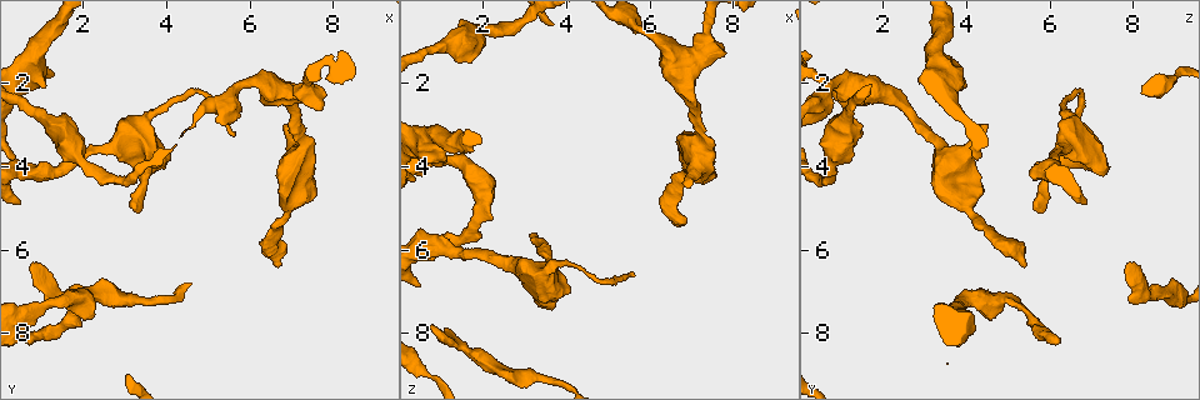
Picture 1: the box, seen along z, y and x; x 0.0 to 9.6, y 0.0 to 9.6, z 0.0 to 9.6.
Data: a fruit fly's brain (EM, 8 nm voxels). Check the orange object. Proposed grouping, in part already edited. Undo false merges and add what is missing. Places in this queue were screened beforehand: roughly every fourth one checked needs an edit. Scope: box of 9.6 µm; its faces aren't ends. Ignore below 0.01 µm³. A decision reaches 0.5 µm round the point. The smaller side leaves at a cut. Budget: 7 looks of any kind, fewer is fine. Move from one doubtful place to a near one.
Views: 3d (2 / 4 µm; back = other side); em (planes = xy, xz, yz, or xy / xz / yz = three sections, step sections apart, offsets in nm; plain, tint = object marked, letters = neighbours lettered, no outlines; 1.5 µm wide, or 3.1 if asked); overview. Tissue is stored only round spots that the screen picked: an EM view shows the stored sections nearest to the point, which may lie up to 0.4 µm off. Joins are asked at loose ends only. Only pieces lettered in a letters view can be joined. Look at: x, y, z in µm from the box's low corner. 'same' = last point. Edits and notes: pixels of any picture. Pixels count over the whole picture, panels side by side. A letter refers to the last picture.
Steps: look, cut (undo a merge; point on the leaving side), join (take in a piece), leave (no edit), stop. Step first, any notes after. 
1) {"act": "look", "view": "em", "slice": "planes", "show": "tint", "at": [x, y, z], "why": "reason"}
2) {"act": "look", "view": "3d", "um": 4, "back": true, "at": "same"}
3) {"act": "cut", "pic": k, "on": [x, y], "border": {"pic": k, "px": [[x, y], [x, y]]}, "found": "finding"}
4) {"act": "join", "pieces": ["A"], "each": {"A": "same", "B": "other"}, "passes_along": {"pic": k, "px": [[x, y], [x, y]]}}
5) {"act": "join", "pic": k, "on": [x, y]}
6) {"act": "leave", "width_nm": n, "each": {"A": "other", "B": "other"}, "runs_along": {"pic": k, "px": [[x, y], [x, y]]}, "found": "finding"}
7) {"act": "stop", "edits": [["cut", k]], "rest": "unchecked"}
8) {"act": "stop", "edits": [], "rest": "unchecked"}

{"act": "look", "view": "3d", "um": 2, "at": [6.75, 6.35, 5.45], "why": "end of a long branch"}

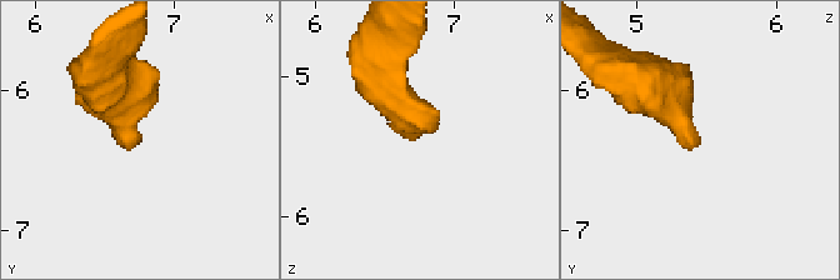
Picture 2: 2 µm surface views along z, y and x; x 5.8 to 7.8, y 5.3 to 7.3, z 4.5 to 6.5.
{"act": "look", "view": "em", "slice": "xz", "step": 8, "show": "tint", "at": [6.74, 6.36, 5.46]}

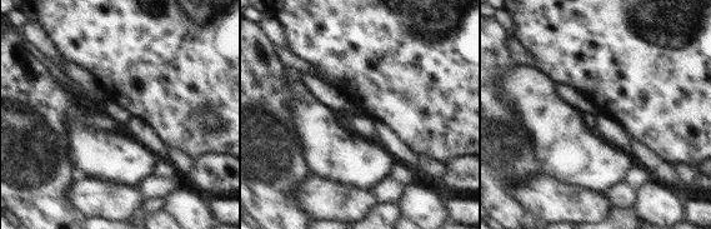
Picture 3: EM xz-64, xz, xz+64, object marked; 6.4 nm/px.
{"act": "look", "view": "em", "slice": "planes", "show": "letters", "at": "same", "why": "another direction"}

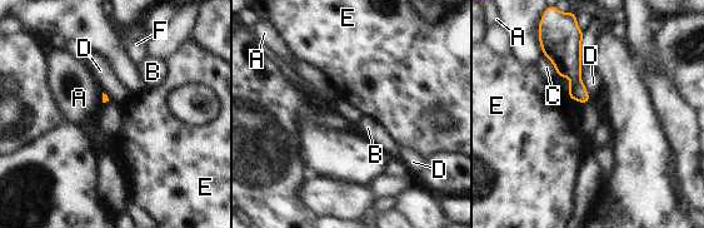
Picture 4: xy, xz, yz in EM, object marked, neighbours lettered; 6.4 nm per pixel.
{"act": "leave", "longest_contact_nm": ["C", 190], "each": {"A": "other", "B": "other", "C": "other", "D": "other", "E": "other", "F": "other"}, "border": {"pic": 4, "px": [[582, 82], [590, 99]]}, "found": "none of them fits"}

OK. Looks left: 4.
{"act": "look", "view": "3d", "um": 4, "at": [5.65, 3.20, 6.60], "why": "an open end"}

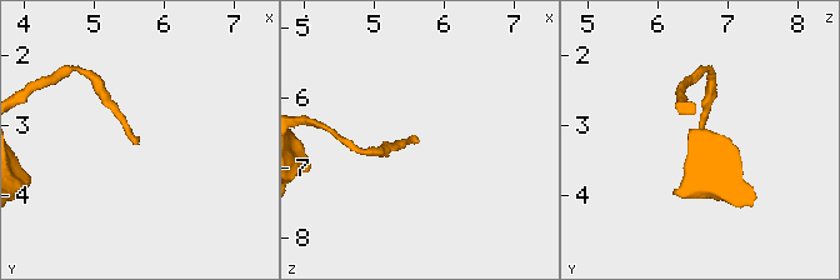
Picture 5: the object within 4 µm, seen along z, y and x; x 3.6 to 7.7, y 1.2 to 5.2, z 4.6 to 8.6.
{"act": "look", "view": "em", "slice": "planes", "show": "letters", "at": [5.65, 3.25, 6.60]}

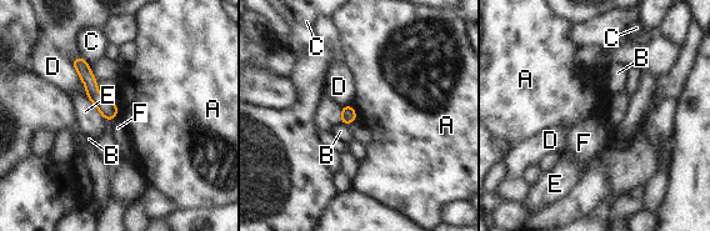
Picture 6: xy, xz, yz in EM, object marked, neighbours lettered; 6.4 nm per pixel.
{"act": "leave", "each": {"A": "other", "B": "other", "C": "other", "D": "other", "E": "other", "F": "other"}, "runs_along": {"pic": 6, "px": [[76, 63], [111, 116]]}, "found": "none of them fits"}

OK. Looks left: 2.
{"act": "look", "view": "3d", "um": 2, "at": [7.00, 3.00, 4.45], "why": "an open end"}

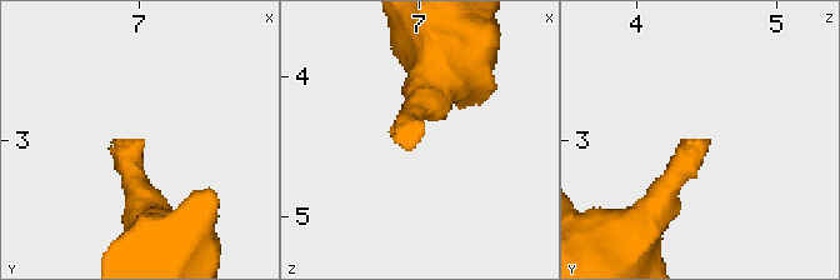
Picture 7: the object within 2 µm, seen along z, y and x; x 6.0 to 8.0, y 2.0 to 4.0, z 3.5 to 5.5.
{"act": "look", "view": "em", "slice": "planes", "show": "letters", "at": [6.98, 2.98, 4.50]}

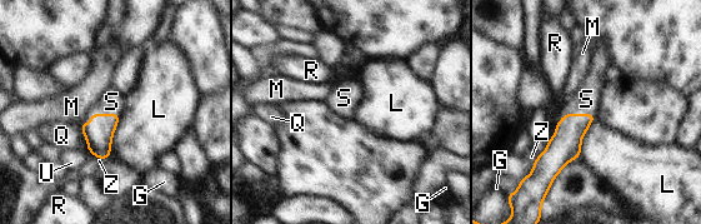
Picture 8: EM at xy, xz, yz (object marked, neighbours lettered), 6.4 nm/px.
{"act": "join", "pieces": ["S"], "longest_contact_nm": ["L", 280], "each": {"G": "other", "L": "other", "M": "other", "Q": "other", "R": "other", "S": "same", "U": "other", "Z": "other"}, "found": "it goes on there"}

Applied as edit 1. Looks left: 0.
{"act": "stop", "edits": [["join", 8]], "rest": "unchecked"}

